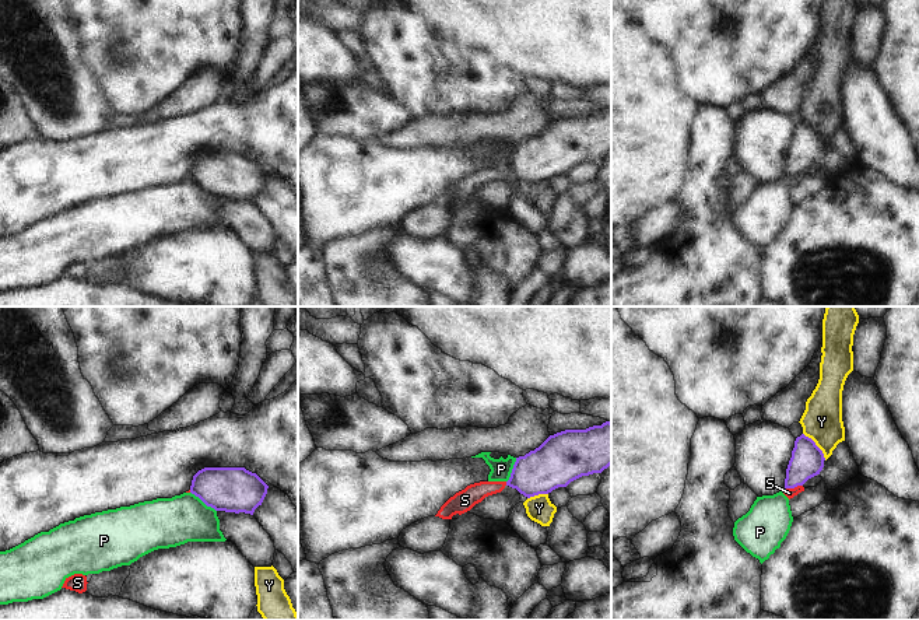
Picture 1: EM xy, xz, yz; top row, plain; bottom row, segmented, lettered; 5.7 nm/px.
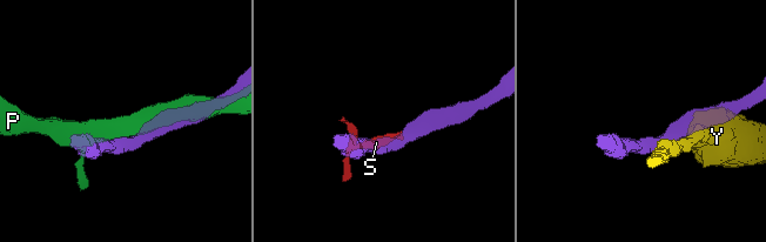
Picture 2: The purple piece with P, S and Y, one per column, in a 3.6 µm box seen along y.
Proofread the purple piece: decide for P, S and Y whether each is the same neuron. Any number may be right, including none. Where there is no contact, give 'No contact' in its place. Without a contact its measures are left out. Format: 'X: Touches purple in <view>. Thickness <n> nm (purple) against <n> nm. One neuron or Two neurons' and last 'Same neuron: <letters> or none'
P: Touches purple in xy. Thickness 260 nm (purple) against 280 nm. Two neurons
S: Touches purple in yz. Thickness 190 nm (purple) against 60 nm. Two neurons
Y: Touches purple in yz. Thickness 190 nm (purple) against 240 nm. Two neurons
Same neuron: none

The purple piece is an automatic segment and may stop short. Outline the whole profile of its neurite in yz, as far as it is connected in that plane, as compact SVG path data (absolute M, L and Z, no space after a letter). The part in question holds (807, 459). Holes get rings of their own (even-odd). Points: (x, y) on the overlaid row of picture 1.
M804 434L797 437L786 469L785 488L803 486L808 479L820 474L824 460L822 451L811 438Z

